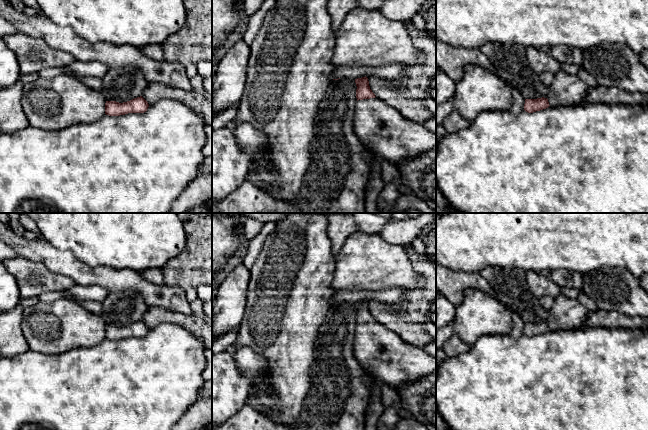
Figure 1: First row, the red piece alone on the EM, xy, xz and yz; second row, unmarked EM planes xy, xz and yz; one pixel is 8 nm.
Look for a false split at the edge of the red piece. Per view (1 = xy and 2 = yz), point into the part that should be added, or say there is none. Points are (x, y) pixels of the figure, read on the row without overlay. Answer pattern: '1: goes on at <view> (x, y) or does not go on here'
1: does not go on here
2: goes on at yz (566, 314)

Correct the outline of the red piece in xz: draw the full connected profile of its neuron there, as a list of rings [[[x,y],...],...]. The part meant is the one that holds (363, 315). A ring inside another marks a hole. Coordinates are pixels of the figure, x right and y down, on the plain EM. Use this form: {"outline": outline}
{"outline": [[[366,300],[355,303],[355,307],[357,310],[357,326],[355,328],[353,352],[361,367],[374,378],[396,388],[436,371],[436,357],[428,354],[422,348],[407,344],[397,334],[377,322],[370,313]]]}

